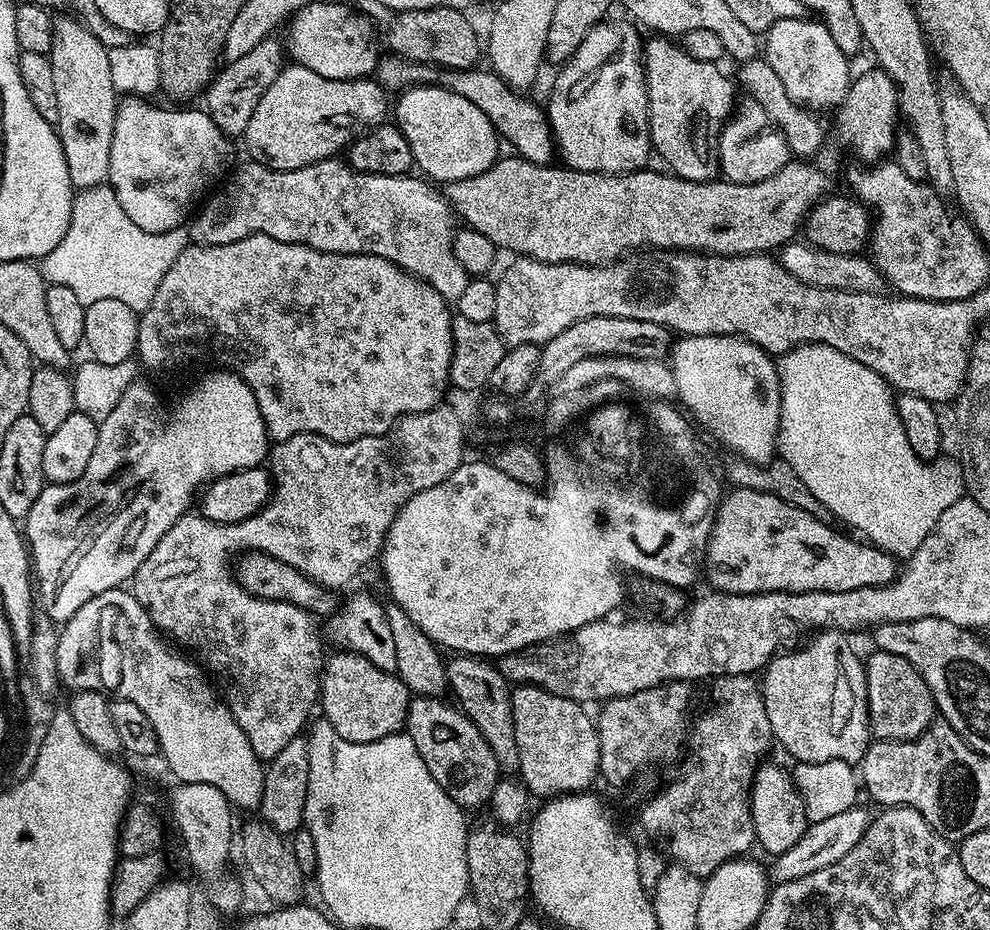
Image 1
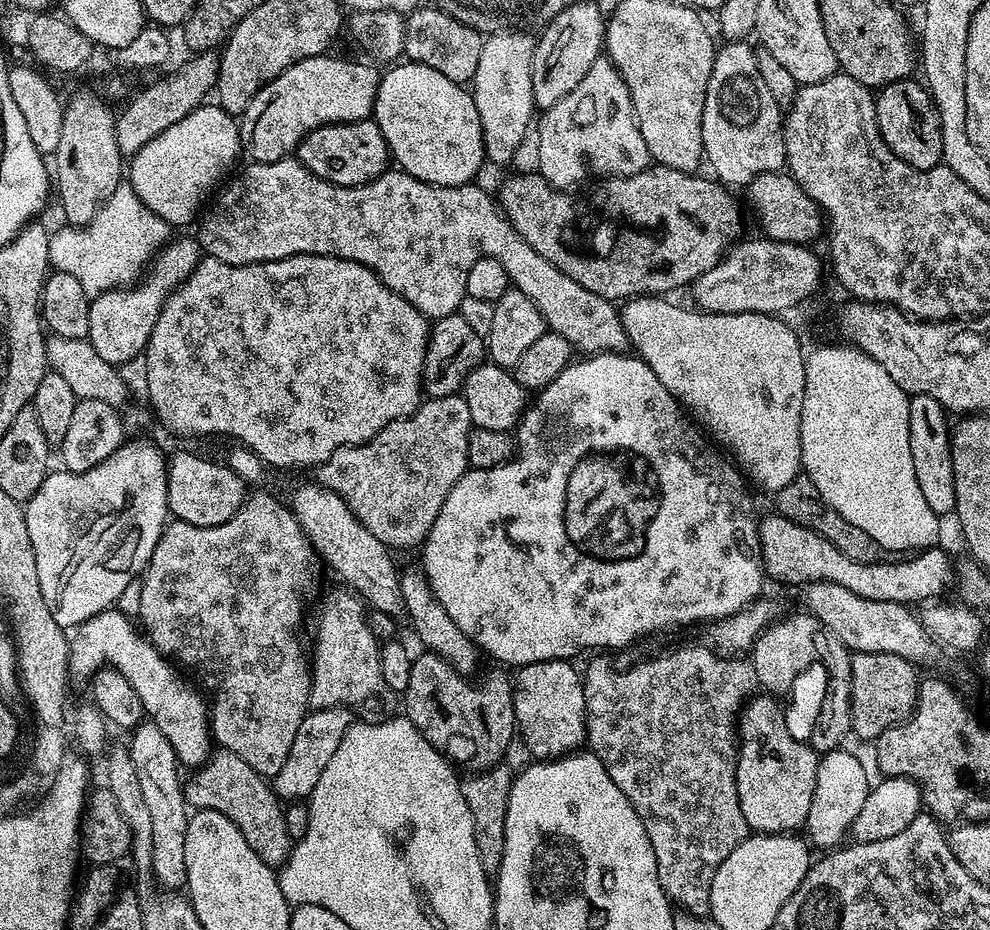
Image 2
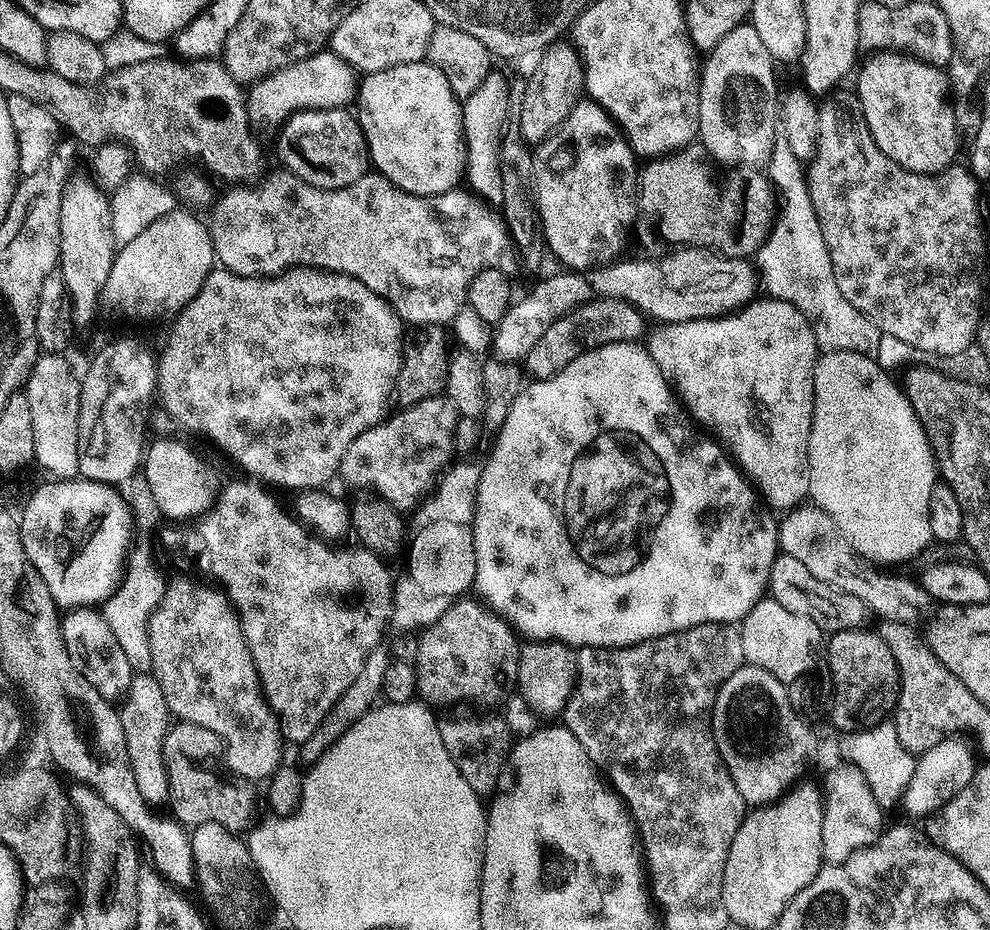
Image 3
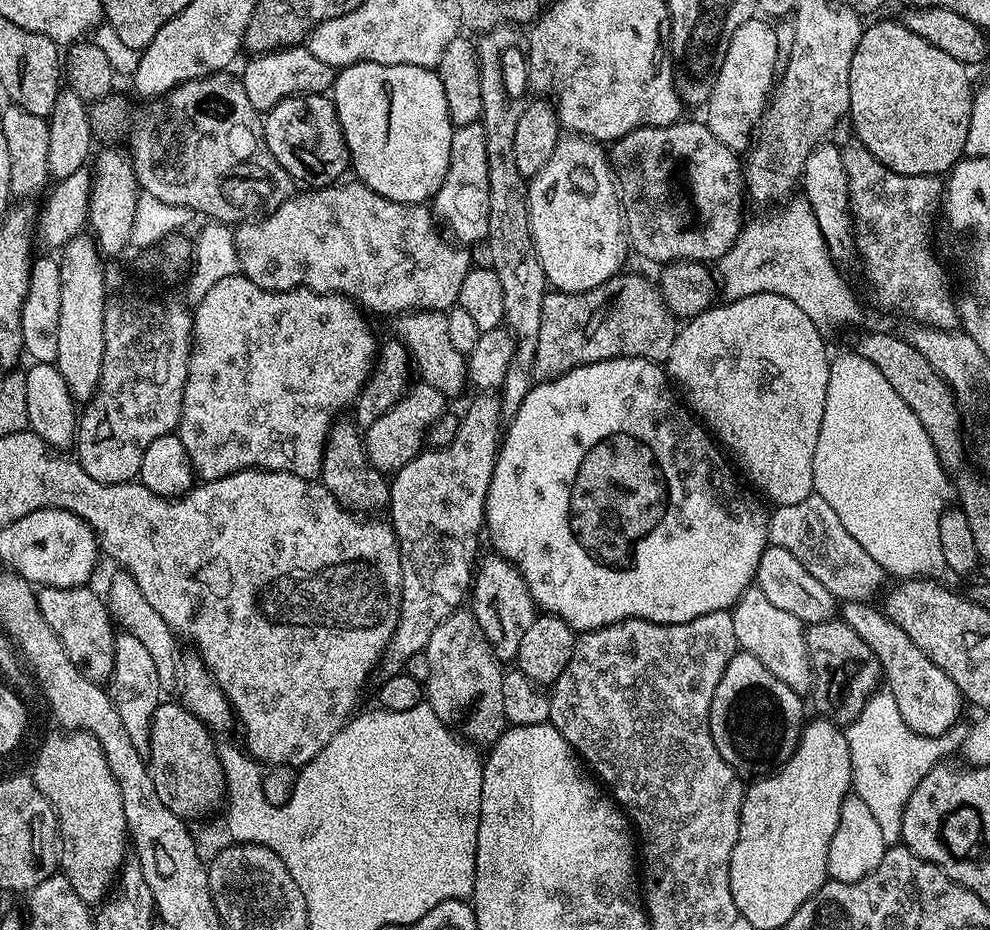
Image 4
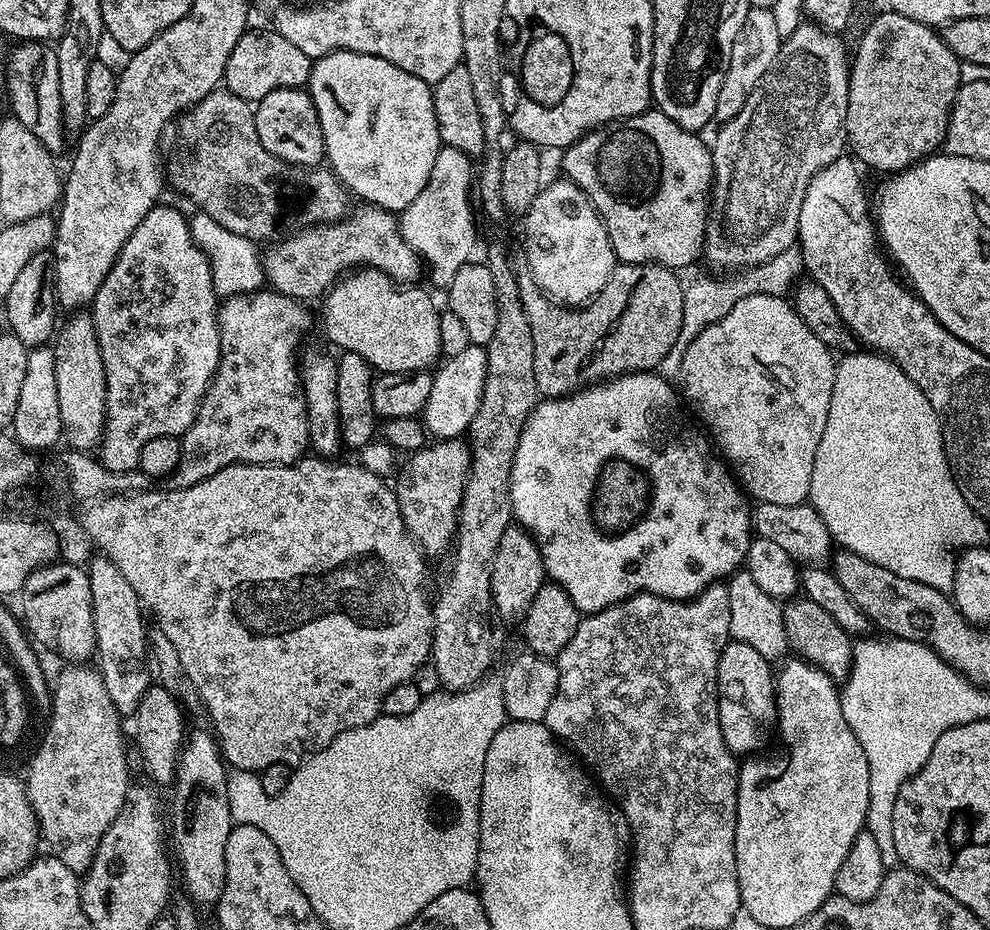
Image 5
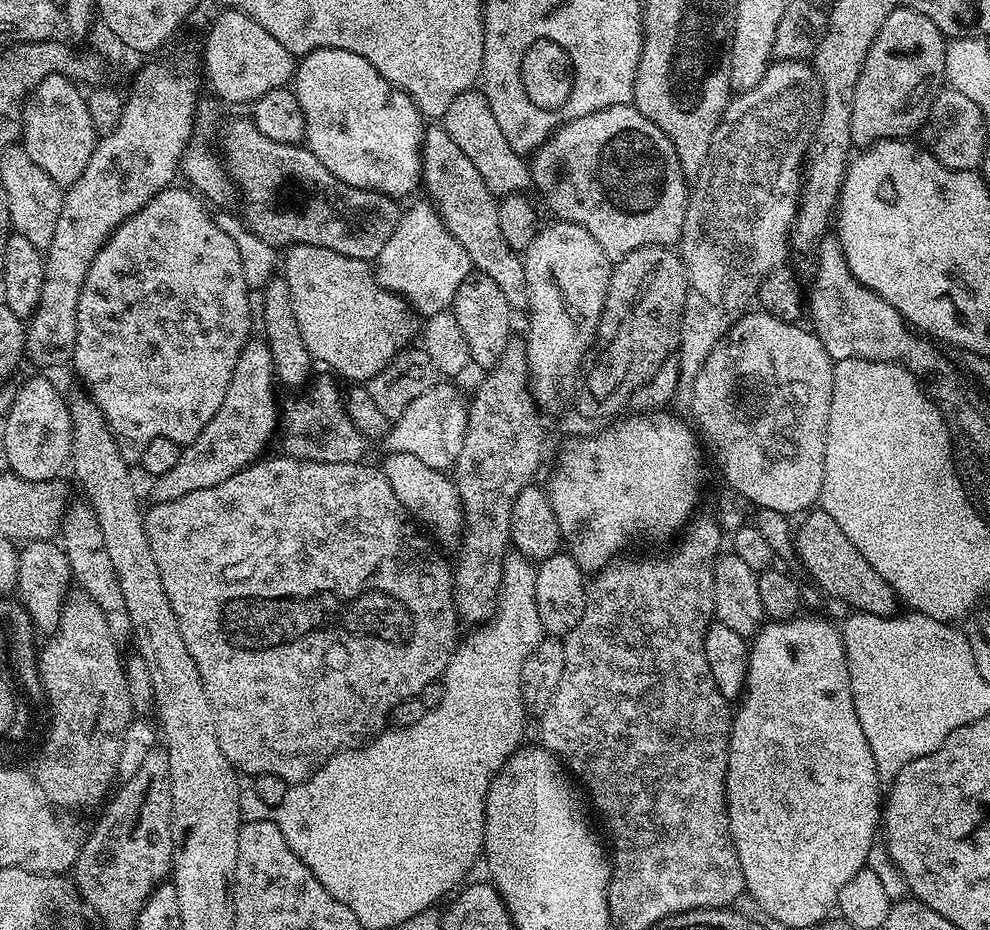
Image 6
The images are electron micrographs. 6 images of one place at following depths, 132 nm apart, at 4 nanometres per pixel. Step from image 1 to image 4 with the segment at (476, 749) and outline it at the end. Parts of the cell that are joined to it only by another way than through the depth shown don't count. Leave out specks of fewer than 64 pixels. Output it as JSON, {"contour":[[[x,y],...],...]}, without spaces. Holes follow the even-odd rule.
{"contour":[[[499,554],[491,555],[484,561],[481,559],[475,569],[470,589],[470,610],[482,634],[492,643],[496,659],[501,662],[507,662],[507,660],[512,662],[518,654],[518,646],[526,635],[526,629],[529,628],[530,622],[534,622],[537,618],[538,609],[532,603],[530,590],[522,574],[516,569],[516,565],[511,564]]]}

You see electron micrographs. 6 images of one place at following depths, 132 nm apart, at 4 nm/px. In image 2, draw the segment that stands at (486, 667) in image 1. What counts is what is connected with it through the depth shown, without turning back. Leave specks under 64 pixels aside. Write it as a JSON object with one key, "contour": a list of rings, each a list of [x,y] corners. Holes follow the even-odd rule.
{"contour":[[[419,567],[403,569],[400,572],[400,603],[403,611],[405,613],[408,611],[408,620],[412,623],[417,638],[424,643],[423,647],[442,657],[460,675],[471,677],[472,671],[480,664],[482,653],[470,637],[462,634],[462,630],[458,630],[450,614],[446,614],[442,602],[434,598],[434,592],[430,590],[428,580]]]}

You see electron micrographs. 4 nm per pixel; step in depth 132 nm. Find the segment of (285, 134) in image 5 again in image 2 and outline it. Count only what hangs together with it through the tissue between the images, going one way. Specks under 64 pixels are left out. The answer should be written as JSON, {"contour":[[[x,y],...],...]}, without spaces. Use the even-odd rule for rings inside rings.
{"contour":[[[372,118],[349,124],[323,124],[300,139],[294,156],[310,170],[310,174],[338,186],[365,184],[378,179],[390,168],[386,138],[382,138],[382,130]]]}

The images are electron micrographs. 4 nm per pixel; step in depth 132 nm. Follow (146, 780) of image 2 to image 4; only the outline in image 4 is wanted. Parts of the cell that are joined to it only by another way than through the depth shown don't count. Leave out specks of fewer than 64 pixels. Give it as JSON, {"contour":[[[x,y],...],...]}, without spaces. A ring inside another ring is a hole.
{"contour":[[[121,631],[114,642],[114,670],[111,680],[107,681],[106,691],[112,700],[114,710],[118,710],[118,718],[122,718],[122,727],[134,742],[140,753],[147,753],[150,746],[150,730],[152,729],[152,715],[162,702],[162,689],[158,682],[158,670],[146,651],[146,646],[134,638],[134,634]]]}

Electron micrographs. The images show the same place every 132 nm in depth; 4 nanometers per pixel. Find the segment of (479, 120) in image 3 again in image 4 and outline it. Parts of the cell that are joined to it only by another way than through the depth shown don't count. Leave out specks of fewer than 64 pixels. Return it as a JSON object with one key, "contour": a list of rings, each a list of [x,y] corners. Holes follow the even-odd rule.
{"contour":[[[480,123],[461,124],[453,127],[450,142],[450,168],[446,170],[446,178],[442,178],[442,186],[434,197],[435,215],[445,229],[449,228],[461,245],[472,246],[475,240],[483,241],[488,235],[488,219],[490,218],[490,178],[486,170],[486,130]]]}

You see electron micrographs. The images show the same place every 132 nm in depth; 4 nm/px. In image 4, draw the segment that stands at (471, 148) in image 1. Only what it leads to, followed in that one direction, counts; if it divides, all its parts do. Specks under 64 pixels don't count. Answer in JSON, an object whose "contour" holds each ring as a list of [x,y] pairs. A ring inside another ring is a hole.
{"contour":[[[358,62],[335,73],[330,95],[346,138],[351,171],[356,171],[355,179],[382,194],[382,198],[390,198],[394,202],[420,206],[431,201],[450,168],[450,142],[454,127],[439,71],[409,64]]]}

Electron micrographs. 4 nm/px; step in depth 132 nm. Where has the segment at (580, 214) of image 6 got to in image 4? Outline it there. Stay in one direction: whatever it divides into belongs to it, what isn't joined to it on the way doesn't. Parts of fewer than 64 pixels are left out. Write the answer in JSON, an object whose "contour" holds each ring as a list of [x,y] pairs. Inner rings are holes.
{"contour":[[[681,118],[670,126],[654,126],[653,128],[639,128],[634,130],[631,136],[623,136],[610,144],[610,163],[612,171],[616,177],[618,191],[620,193],[621,205],[632,204],[632,209],[627,209],[626,216],[626,235],[631,247],[636,248],[644,256],[649,256],[652,260],[662,260],[661,262],[673,261],[699,261],[699,262],[718,262],[734,246],[734,242],[740,236],[740,229],[745,223],[744,204],[746,205],[746,189],[744,186],[744,173],[742,171],[742,160],[732,149],[727,148],[714,134],[708,129],[707,123],[696,120]]]}

